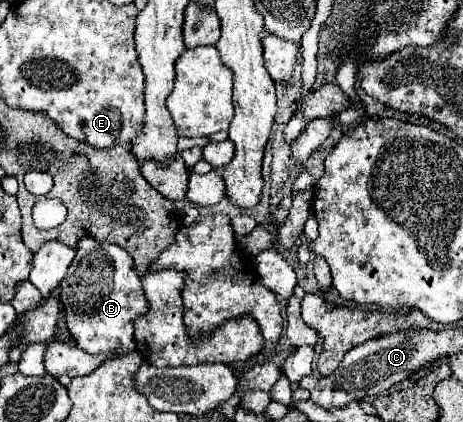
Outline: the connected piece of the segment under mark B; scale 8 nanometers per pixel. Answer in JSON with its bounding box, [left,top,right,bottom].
[61,237,147,357]

